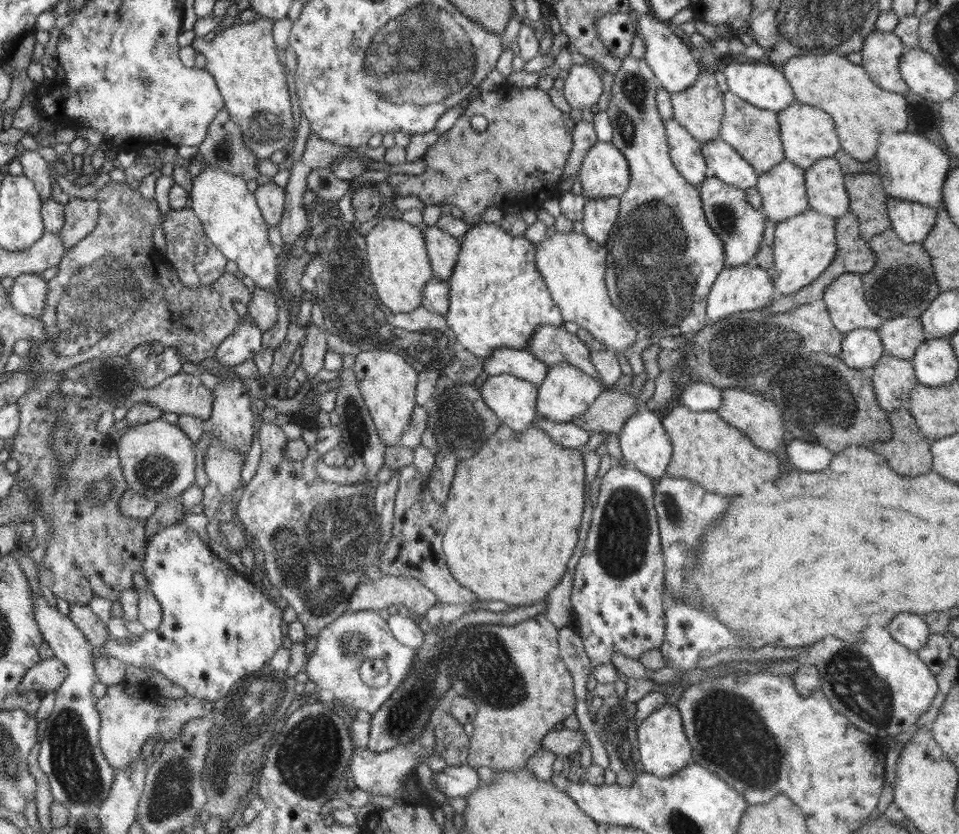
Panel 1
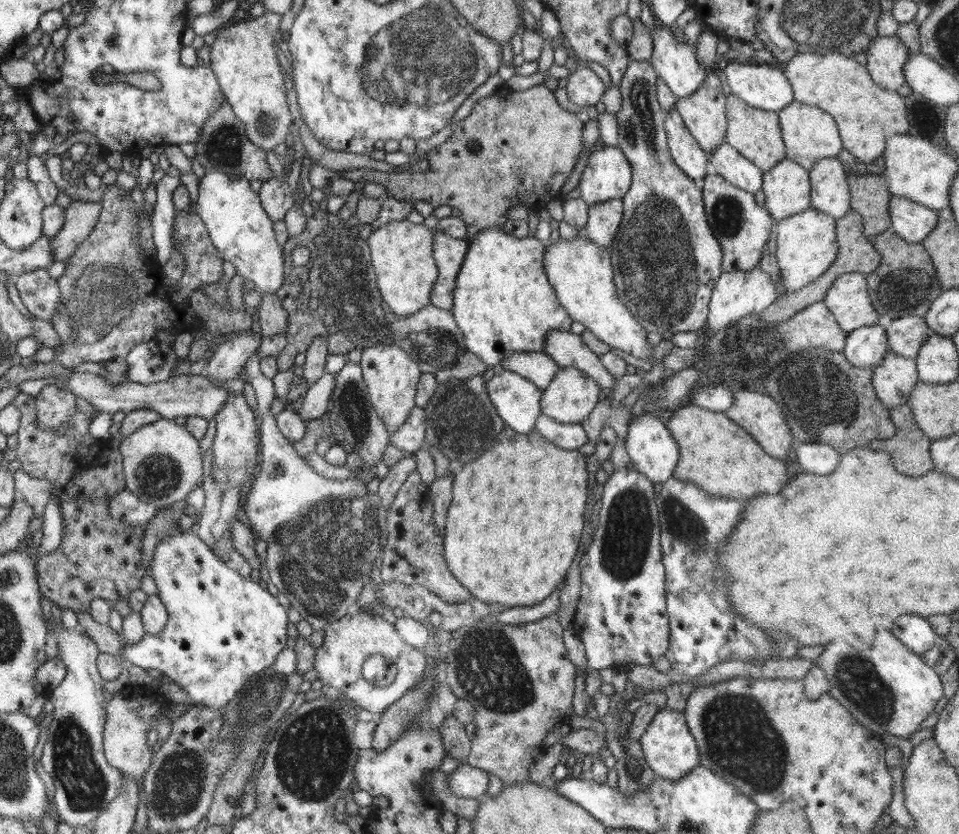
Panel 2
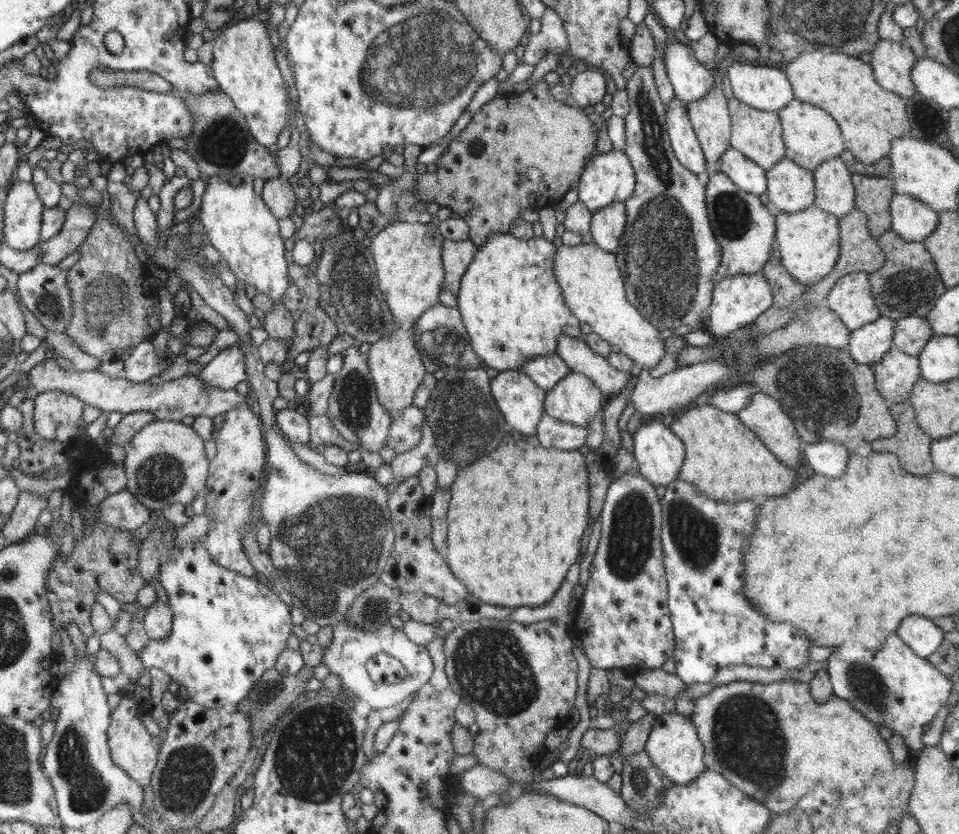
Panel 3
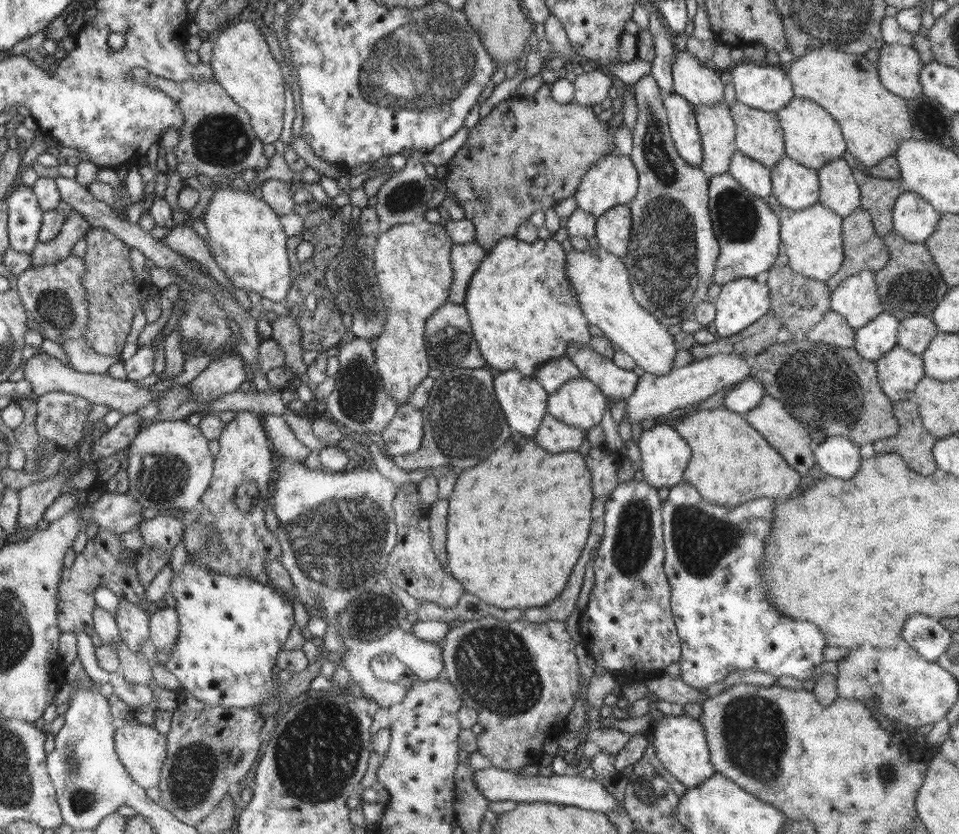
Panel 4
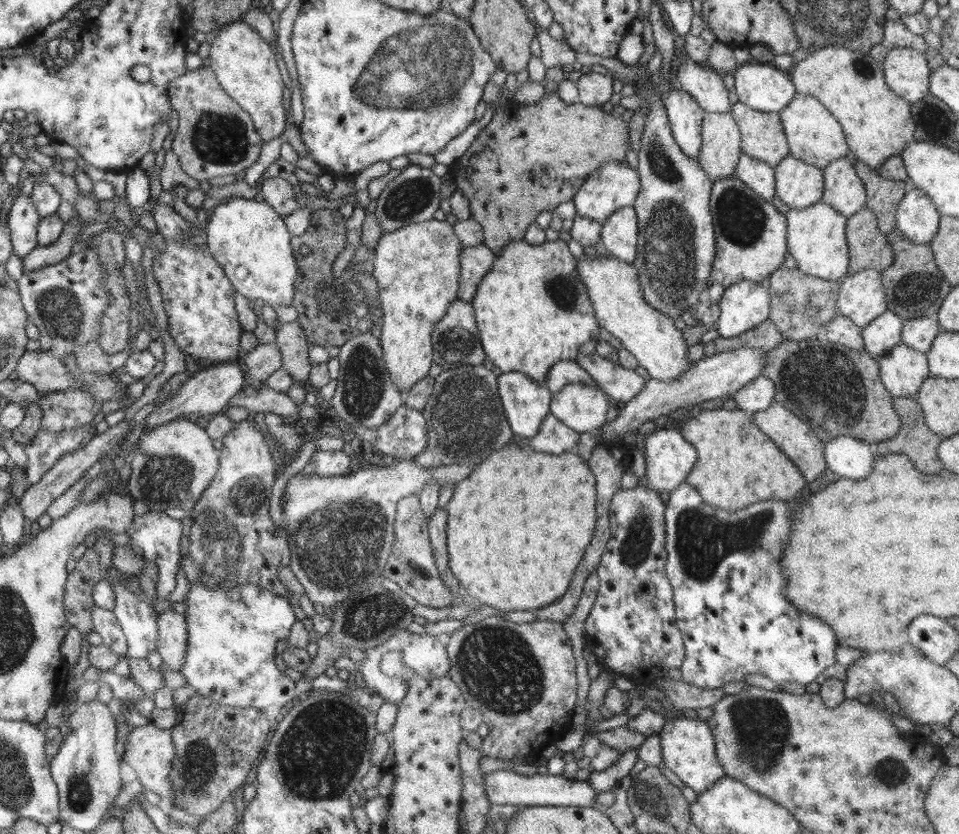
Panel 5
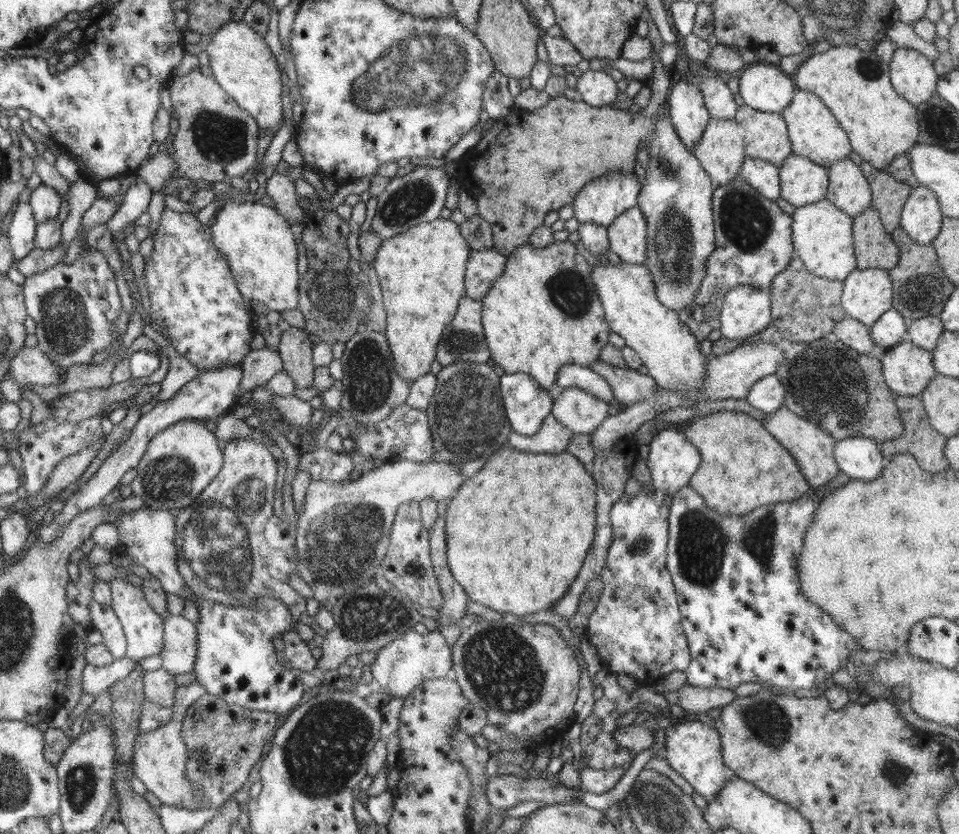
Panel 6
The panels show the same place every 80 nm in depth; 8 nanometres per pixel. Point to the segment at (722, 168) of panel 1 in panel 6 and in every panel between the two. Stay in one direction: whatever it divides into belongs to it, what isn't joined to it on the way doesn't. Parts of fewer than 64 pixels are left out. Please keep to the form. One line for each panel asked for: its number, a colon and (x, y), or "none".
2: (728, 163)
3: (747, 175)
4: (753, 176)
5: (755, 174)
6: (763, 176)

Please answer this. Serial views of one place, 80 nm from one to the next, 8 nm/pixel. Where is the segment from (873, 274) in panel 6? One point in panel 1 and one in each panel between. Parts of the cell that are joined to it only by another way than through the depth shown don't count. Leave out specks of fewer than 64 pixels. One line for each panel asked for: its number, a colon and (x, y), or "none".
1: (848, 309)
2: (847, 299)
3: (851, 299)
4: (856, 299)
5: (862, 297)

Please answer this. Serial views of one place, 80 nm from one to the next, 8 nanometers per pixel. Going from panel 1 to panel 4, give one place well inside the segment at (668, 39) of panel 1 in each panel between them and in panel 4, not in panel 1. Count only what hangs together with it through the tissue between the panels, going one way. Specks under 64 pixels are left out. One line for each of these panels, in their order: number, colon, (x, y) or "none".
2: (675, 63)
3: (691, 81)
4: (700, 84)

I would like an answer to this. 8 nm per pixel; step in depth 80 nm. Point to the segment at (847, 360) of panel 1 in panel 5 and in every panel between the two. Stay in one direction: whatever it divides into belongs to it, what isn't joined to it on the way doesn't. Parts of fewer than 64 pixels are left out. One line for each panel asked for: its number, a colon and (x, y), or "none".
2: (864, 347)
3: (867, 345)
4: (879, 336)
5: (881, 335)

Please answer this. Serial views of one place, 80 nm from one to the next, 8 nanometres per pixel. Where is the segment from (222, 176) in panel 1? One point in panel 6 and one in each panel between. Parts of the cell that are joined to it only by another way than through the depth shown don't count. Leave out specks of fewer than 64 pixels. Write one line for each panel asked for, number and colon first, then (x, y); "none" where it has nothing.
2: (239, 228)
3: (238, 223)
4: (247, 240)
5: (250, 241)
6: (260, 248)

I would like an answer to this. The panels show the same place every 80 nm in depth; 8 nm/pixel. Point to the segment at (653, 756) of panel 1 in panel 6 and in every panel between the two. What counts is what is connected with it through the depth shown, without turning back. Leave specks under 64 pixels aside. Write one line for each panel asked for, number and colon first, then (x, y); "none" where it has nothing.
2: (669, 749)
3: (673, 745)
4: (680, 743)
5: (688, 746)
6: (693, 749)

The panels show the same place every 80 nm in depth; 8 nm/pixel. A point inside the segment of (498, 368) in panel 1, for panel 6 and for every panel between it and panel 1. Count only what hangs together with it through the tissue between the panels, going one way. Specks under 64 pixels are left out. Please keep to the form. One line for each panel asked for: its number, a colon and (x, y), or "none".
2: (536, 366)
3: (545, 371)
4: (553, 373)
5: (565, 372)
6: (569, 375)

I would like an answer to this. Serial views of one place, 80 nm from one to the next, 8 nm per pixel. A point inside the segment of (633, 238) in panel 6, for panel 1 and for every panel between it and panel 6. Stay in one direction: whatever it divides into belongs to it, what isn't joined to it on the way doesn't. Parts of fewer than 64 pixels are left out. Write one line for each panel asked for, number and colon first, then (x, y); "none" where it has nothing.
1: (600, 214)
2: (603, 219)
3: (607, 225)
4: (612, 230)
5: (620, 233)

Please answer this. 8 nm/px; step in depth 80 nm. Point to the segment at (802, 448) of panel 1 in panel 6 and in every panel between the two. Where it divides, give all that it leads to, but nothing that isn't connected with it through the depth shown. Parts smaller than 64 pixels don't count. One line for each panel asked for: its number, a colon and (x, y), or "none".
2: (817, 458)
3: (829, 458)
4: (838, 456)
5: (848, 457)
6: (859, 457)

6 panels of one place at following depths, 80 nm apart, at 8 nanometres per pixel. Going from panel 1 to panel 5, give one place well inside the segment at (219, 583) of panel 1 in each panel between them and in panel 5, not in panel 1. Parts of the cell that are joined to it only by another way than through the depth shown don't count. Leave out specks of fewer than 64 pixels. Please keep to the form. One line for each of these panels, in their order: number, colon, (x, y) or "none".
2: (223, 629)
3: (228, 629)
4: (231, 628)
5: (230, 657)

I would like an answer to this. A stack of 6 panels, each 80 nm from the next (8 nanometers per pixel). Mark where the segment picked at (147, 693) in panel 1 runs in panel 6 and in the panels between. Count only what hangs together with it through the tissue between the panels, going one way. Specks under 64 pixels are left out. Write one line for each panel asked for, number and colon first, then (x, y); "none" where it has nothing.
2: (132, 712)
3: (133, 749)
4: (141, 749)
5: (150, 751)
6: (159, 758)

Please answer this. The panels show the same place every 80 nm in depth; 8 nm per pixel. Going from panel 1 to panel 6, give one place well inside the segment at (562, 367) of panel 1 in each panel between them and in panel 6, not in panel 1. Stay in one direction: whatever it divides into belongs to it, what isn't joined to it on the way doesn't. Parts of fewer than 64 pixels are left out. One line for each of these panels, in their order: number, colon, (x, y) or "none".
2: (571, 395)
3: (575, 399)
4: (579, 403)
5: (582, 407)
6: (580, 411)

